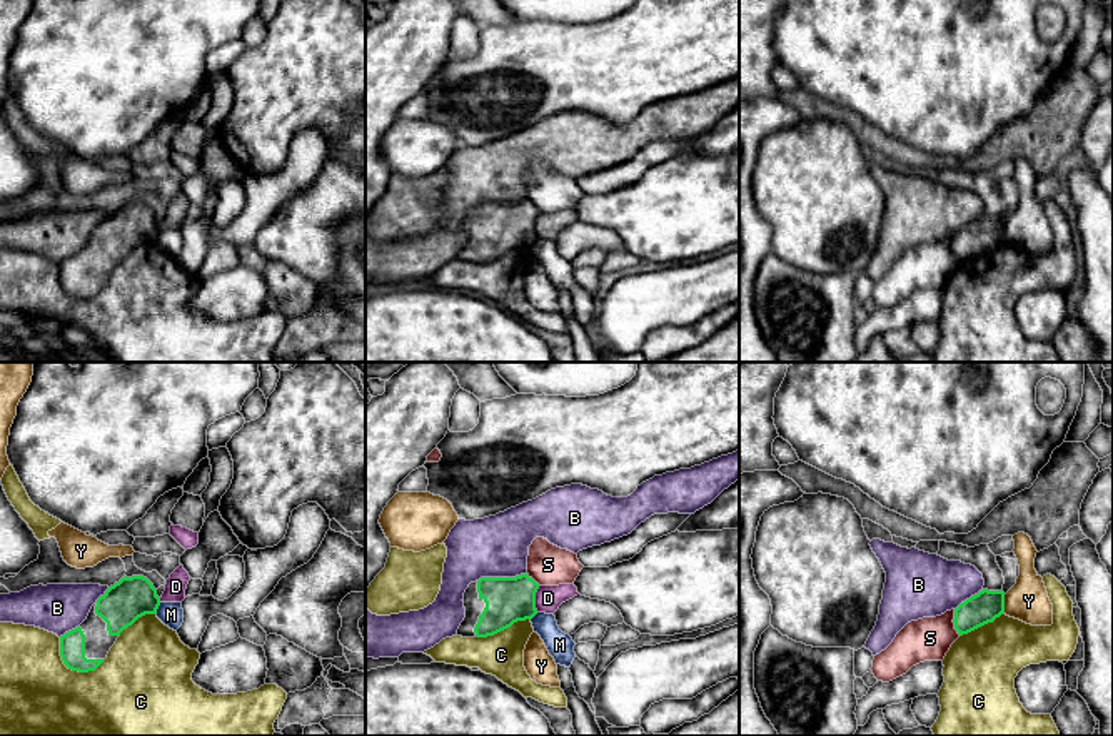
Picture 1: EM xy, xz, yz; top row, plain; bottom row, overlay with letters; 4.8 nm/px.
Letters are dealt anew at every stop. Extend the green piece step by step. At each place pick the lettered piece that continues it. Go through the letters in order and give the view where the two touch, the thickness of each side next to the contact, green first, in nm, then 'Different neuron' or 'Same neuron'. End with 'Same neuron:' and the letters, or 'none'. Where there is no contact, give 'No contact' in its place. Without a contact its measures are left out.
B: Touches green in xz. Thickness 220 nm (green) against 300 nm. Different neuron
C: Touches green in xy. Thickness 130 nm (green) against 500 nm. Different neuron
D: Touches green in xz. Thickness 220 nm (green) against 130 nm. Different neuron
M: Touches green in xy. Thickness 200 nm (green) against 110 nm. Different neuron
S: Touches green in yz. Thickness 150 nm (green) against 200 nm. Different neuron
Y: Touches green in yz. Thickness 150 nm (green) against 200 nm. Different neuron
Same neuron: none

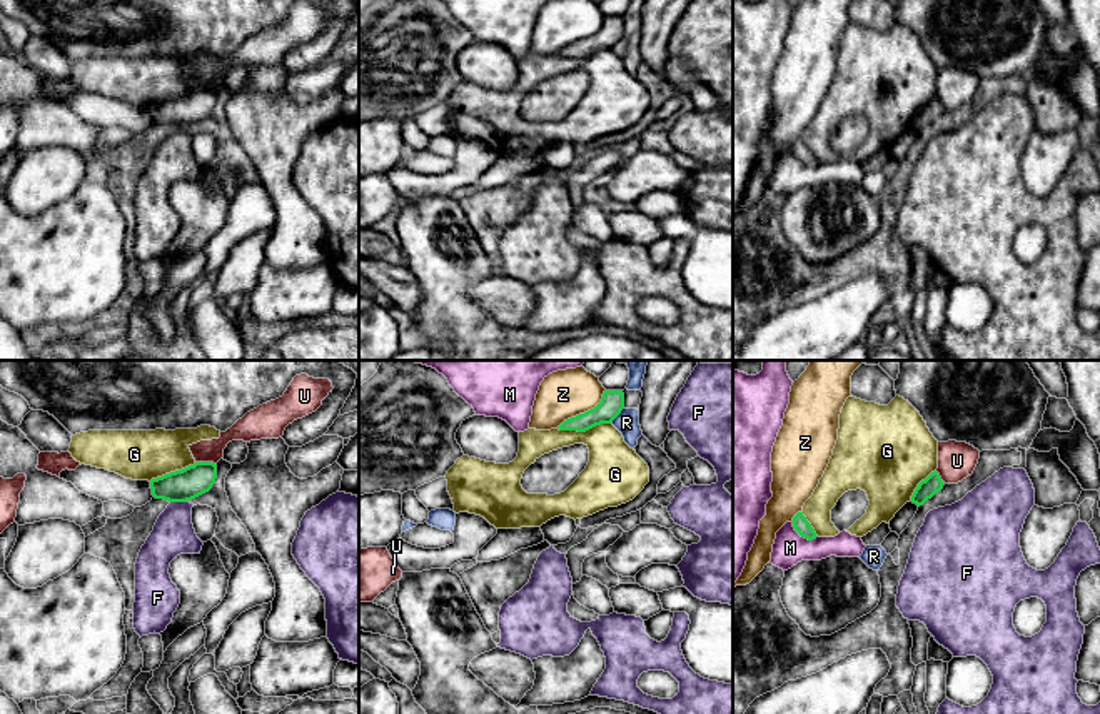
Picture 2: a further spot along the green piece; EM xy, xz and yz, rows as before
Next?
F: Touches green in xy. Thickness 160 nm (green) against 200 nm. Different neuron
G: Touches green in xz. Thickness 120 nm (green) against 280 nm. Different neuron
M: Touches green in yz. Thickness 80 nm (green) against 160 nm. Different neuron
R: Touches green in xz. Thickness 120 nm (green) against 110 nm. Different neuron
U: Touches green in xy. Thickness 160 nm (green) against 120 nm. Different neuron
Z: Touches green in xz. Thickness 120 nm (green) against 220 nm. Different neuron
Same neuron: none

